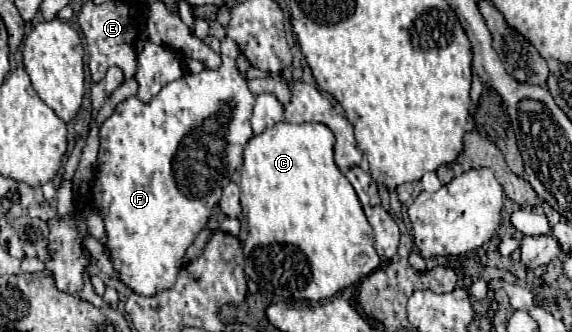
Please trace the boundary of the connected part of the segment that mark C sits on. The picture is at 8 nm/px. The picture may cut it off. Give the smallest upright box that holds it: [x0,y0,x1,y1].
[241,123,381,301]

